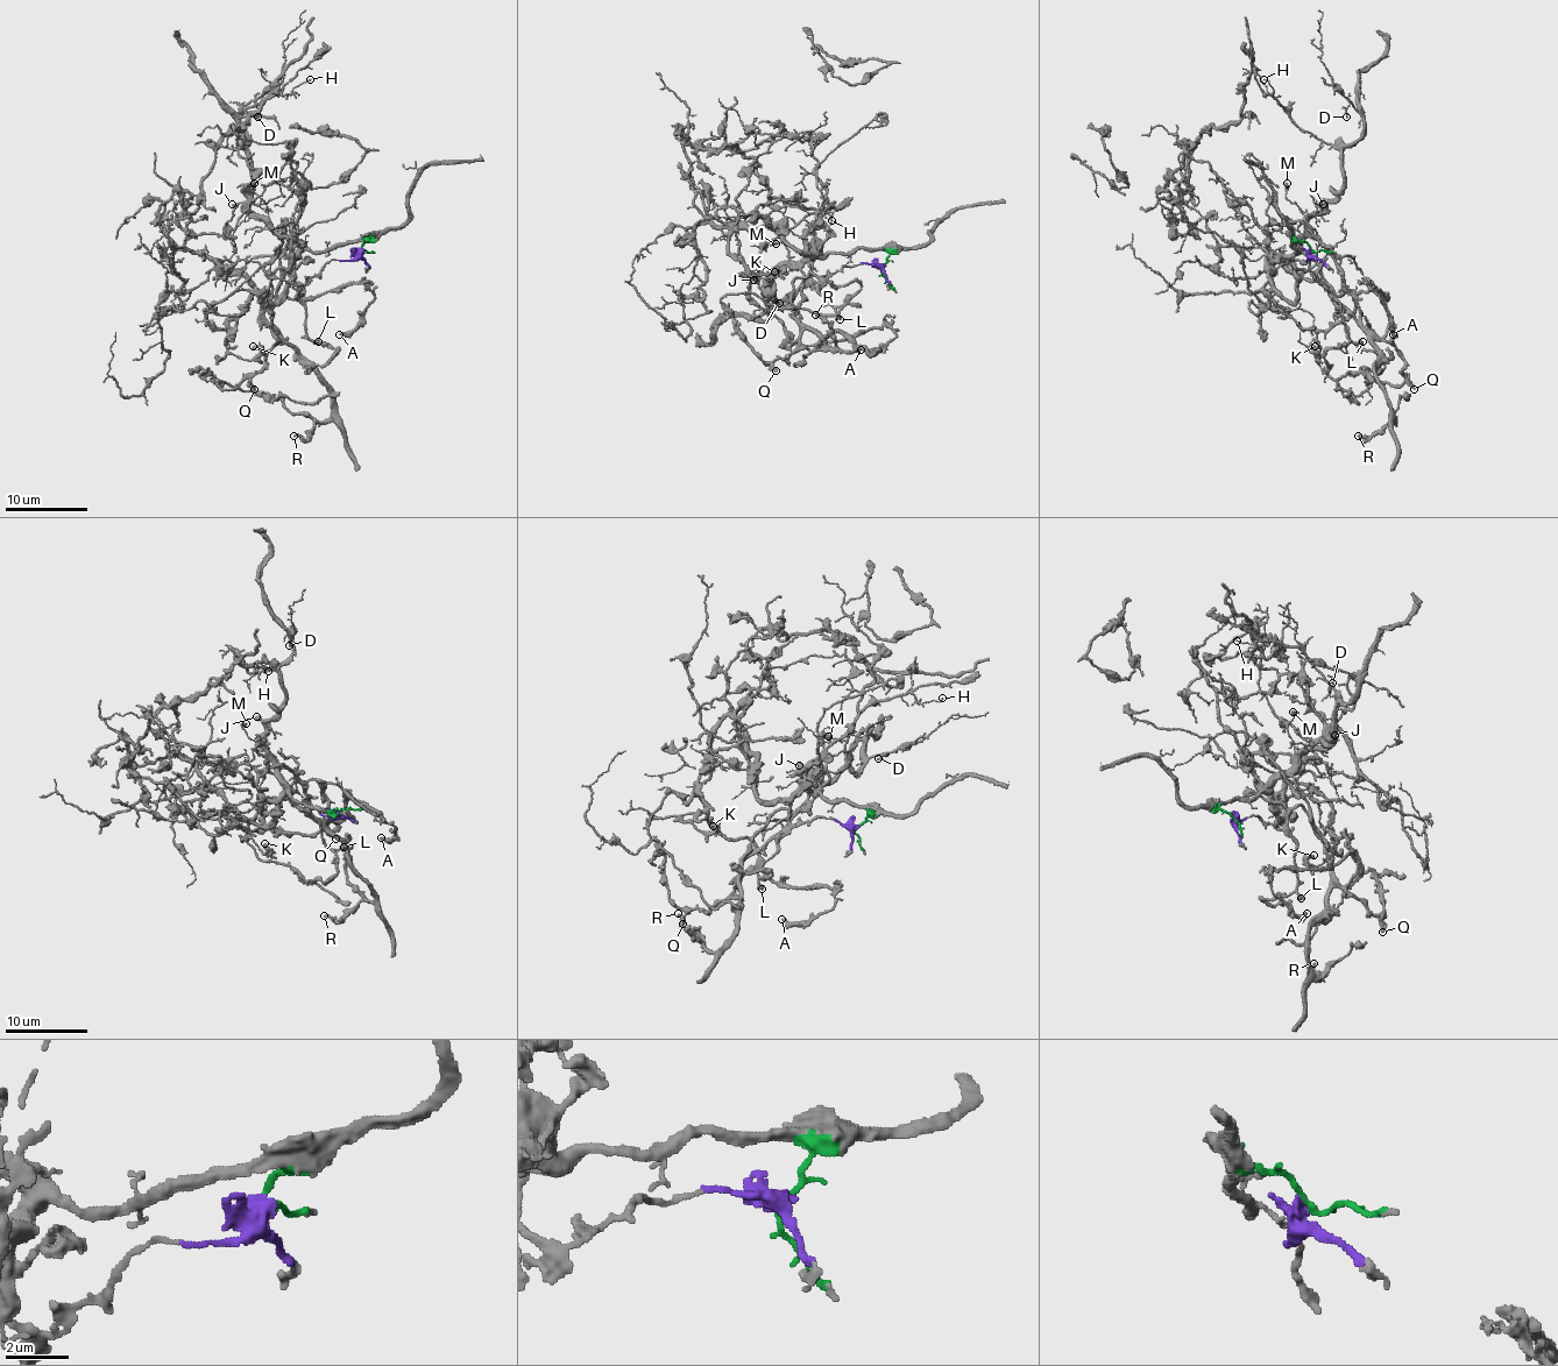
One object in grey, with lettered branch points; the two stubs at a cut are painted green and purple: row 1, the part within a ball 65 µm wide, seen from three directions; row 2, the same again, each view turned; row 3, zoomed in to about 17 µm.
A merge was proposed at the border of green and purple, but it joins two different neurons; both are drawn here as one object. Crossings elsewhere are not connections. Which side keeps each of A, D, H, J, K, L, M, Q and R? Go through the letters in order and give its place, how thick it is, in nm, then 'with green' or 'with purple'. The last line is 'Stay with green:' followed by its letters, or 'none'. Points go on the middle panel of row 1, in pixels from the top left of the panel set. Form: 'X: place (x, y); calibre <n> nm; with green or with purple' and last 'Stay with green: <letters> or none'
A: place (861, 349); calibre 340 nm; with purple
D: place (779, 303); calibre 110 nm; with green
H: place (831, 220); calibre 70 nm; with green
J: place (753, 280); calibre 400 nm; with green
K: place (774, 271); calibre 280 nm; with purple
L: place (840, 319); calibre 320 nm; with purple
M: place (776, 243); calibre 320 nm; with green
Q: place (776, 370); calibre 200 nm; with purple
R: place (815, 315); calibre 200 nm; with purple
Stay with green: D, H, J, M

